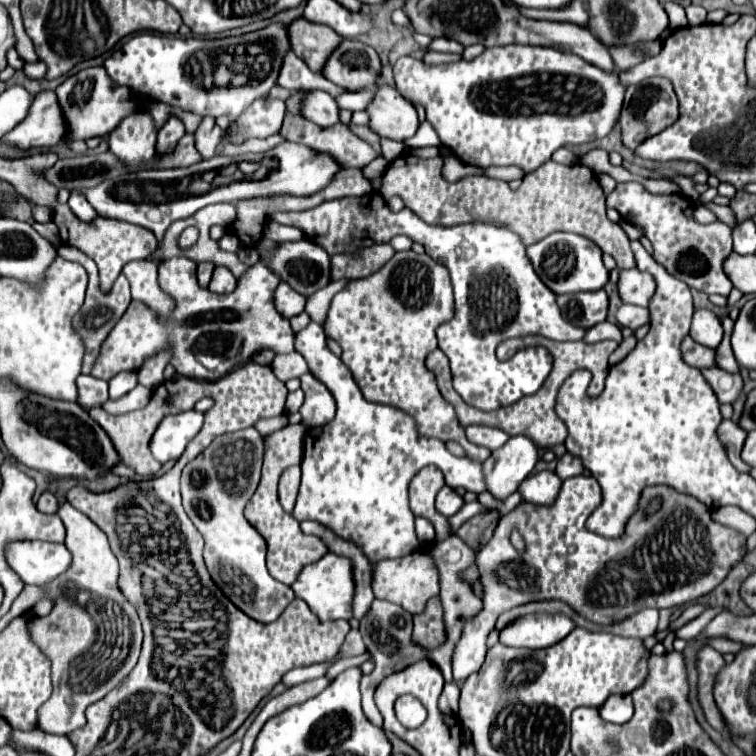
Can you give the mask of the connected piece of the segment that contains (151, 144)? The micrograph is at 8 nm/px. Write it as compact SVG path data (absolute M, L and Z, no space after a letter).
M135 113L109 133L109 151L129 169L147 165L155 157L155 127L147 113Z

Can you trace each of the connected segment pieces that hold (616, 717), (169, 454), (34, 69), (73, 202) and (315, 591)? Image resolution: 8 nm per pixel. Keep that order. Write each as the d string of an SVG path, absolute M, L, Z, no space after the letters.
M611 695L599 707L599 715L609 723L627 723L633 717L633 703L629 695Z
M185 411L179 415L169 415L157 427L151 439L151 453L157 461L177 461L189 441L201 431L205 415L199 411Z
M38 60L35 63L25 63L23 71L28 78L41 80L47 72L47 66L45 63Z
M73 191L71 197L69 197L69 207L71 211L81 219L81 221L93 221L97 217L97 211L91 207L91 203L79 193L79 191Z
M323 555L319 561L307 565L297 581L291 585L291 589L295 591L295 595L299 599L303 599L309 609L321 619L321 621L333 621L333 619L351 619L353 617L353 595L355 595L355 587L353 587L353 563L349 563L349 559L341 557L341 555Z

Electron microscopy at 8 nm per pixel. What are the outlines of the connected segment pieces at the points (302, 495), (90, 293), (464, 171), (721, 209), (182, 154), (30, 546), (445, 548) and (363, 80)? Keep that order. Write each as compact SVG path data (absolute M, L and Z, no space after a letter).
M311 321L297 333L295 349L305 357L311 373L325 383L337 403L333 421L325 427L309 429L303 439L303 477L293 509L297 521L311 519L327 525L339 537L355 541L371 563L377 563L419 549L407 489L423 467L437 465L453 489L487 491L481 461L451 455L443 441L419 435L411 415L391 405L367 401L353 381L351 371L327 349L327 337L319 323Z
M59 245L57 247L57 253L63 257L63 259L69 259L69 261L77 261L81 263L87 273L89 273L89 287L87 287L87 297L85 297L85 303L81 307L81 311L73 317L73 327L81 333L83 341L85 341L85 361L83 361L83 373L91 373L93 369L93 363L97 359L97 353L101 351L101 343L105 341L105 337L109 335L109 331L113 329L113 325L121 319L121 315L125 313L125 309L129 307L131 303L131 295L129 295L129 281L125 279L125 275L121 273L119 279L115 281L115 285L111 287L109 293L101 293L99 285L97 285L97 265L93 263L93 259L89 259L85 253L81 253L77 247L71 247L71 245Z
M445 157L443 173L445 173L447 181L457 181L457 179L467 177L467 175L481 175L481 169L473 167L473 165L467 165L457 157Z
M713 202L707 203L704 206L711 209L721 222L729 225L731 228L737 226L737 220L729 206L716 205Z
M187 133L179 145L177 145L177 151L171 155L171 157L163 157L163 159L153 159L149 169L151 167L161 167L161 169L169 169L169 167L187 167L187 165L193 165L197 159L197 151L195 151L195 137L191 133Z
M17 541L5 551L7 563L23 583L45 589L53 579L71 567L71 553L65 545L45 541Z
M451 535L450 538L442 542L434 542L428 544L429 546L422 546L422 551L429 553L433 557L437 568L439 569L440 575L440 598L442 602L443 611L444 611L444 622L445 622L445 643L435 647L435 649L429 649L429 661L435 663L445 681L453 681L451 677L451 653L453 653L453 647L459 639L463 630L463 625L466 619L474 617L479 613L483 607L483 602L481 597L477 596L471 587L464 582L463 571L467 571L473 563L475 563L475 551L457 535Z
M345 39L329 57L323 75L345 91L361 91L377 83L381 59L377 51L365 43Z

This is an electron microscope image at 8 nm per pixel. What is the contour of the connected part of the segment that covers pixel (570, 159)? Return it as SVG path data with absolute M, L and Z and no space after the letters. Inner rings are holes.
M561 147L557 151L555 151L551 159L567 165L574 164L578 161L578 158L565 147Z

